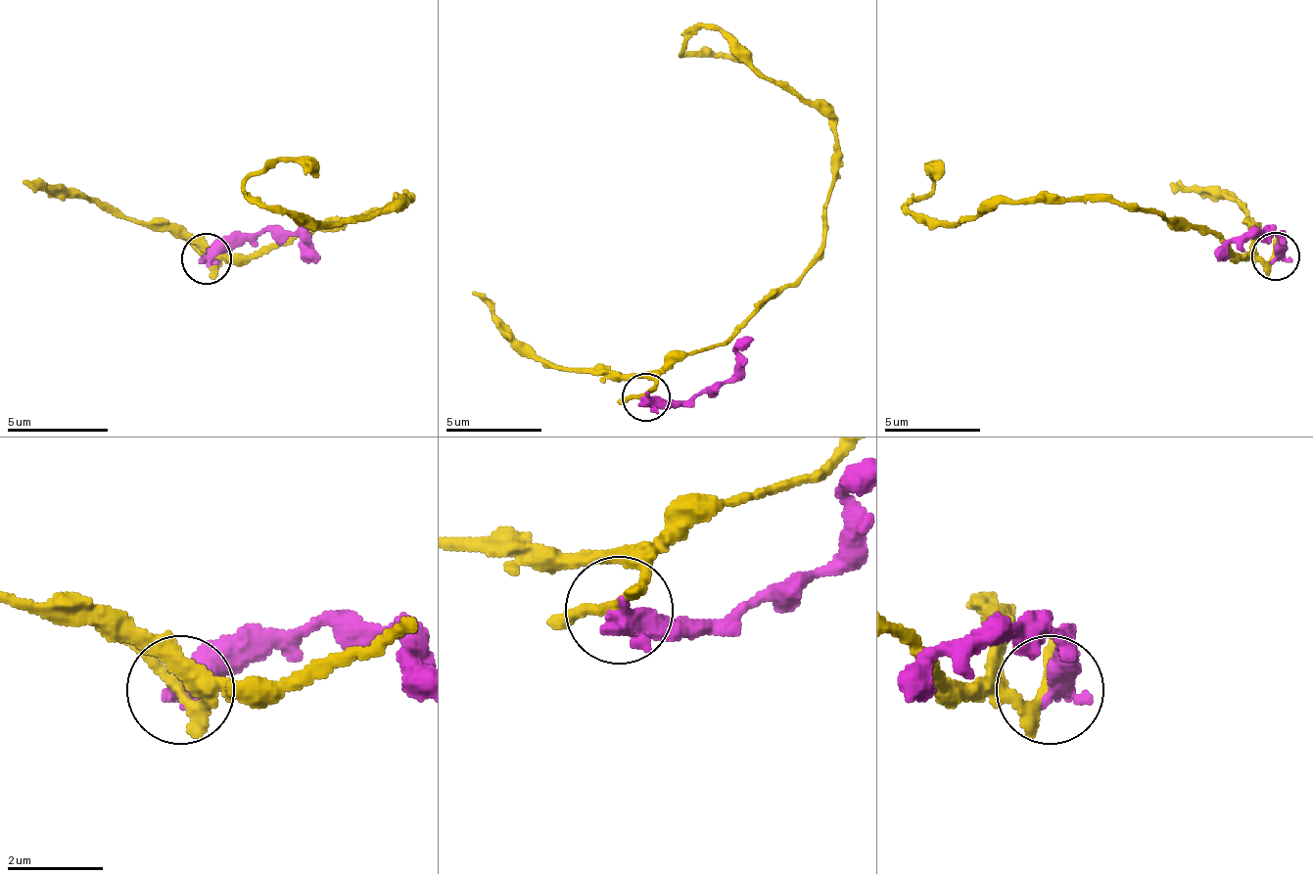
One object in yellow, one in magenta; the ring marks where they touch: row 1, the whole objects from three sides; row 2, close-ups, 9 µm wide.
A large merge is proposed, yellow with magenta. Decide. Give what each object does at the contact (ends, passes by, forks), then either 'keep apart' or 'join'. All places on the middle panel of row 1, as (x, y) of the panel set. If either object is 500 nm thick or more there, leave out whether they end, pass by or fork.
yellow passes by; magenta passes by; keep apart

